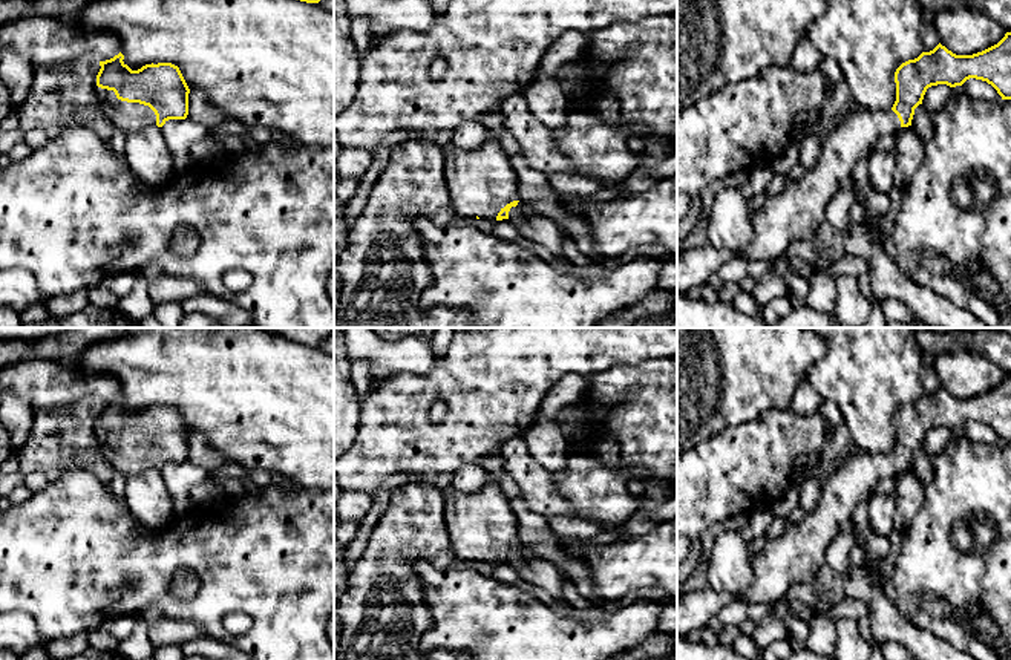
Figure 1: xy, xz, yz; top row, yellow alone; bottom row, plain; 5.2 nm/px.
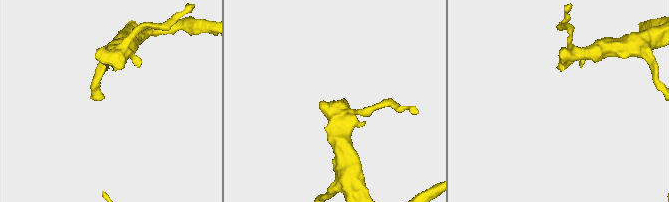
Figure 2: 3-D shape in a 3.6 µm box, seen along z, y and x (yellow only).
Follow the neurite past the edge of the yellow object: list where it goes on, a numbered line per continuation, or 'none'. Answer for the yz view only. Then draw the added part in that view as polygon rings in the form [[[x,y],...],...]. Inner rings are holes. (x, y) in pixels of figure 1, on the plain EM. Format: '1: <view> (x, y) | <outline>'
1: yz (795, 556) | [[[861,450],[833,470],[823,484],[815,510],[800,524],[789,522],[781,536],[766,541],[758,553],[751,554],[752,582],[740,602],[764,608],[777,603],[792,585],[812,583],[818,570],[826,565],[826,550],[841,525],[853,519],[858,504],[875,493],[881,479],[896,478],[899,472],[901,464],[893,453],[870,455]]]

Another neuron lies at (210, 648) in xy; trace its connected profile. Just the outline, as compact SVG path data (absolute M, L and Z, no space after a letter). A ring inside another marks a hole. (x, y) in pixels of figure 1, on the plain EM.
M196 637L181 646L185 657L198 655L208 660L250 660L239 648L213 637Z

